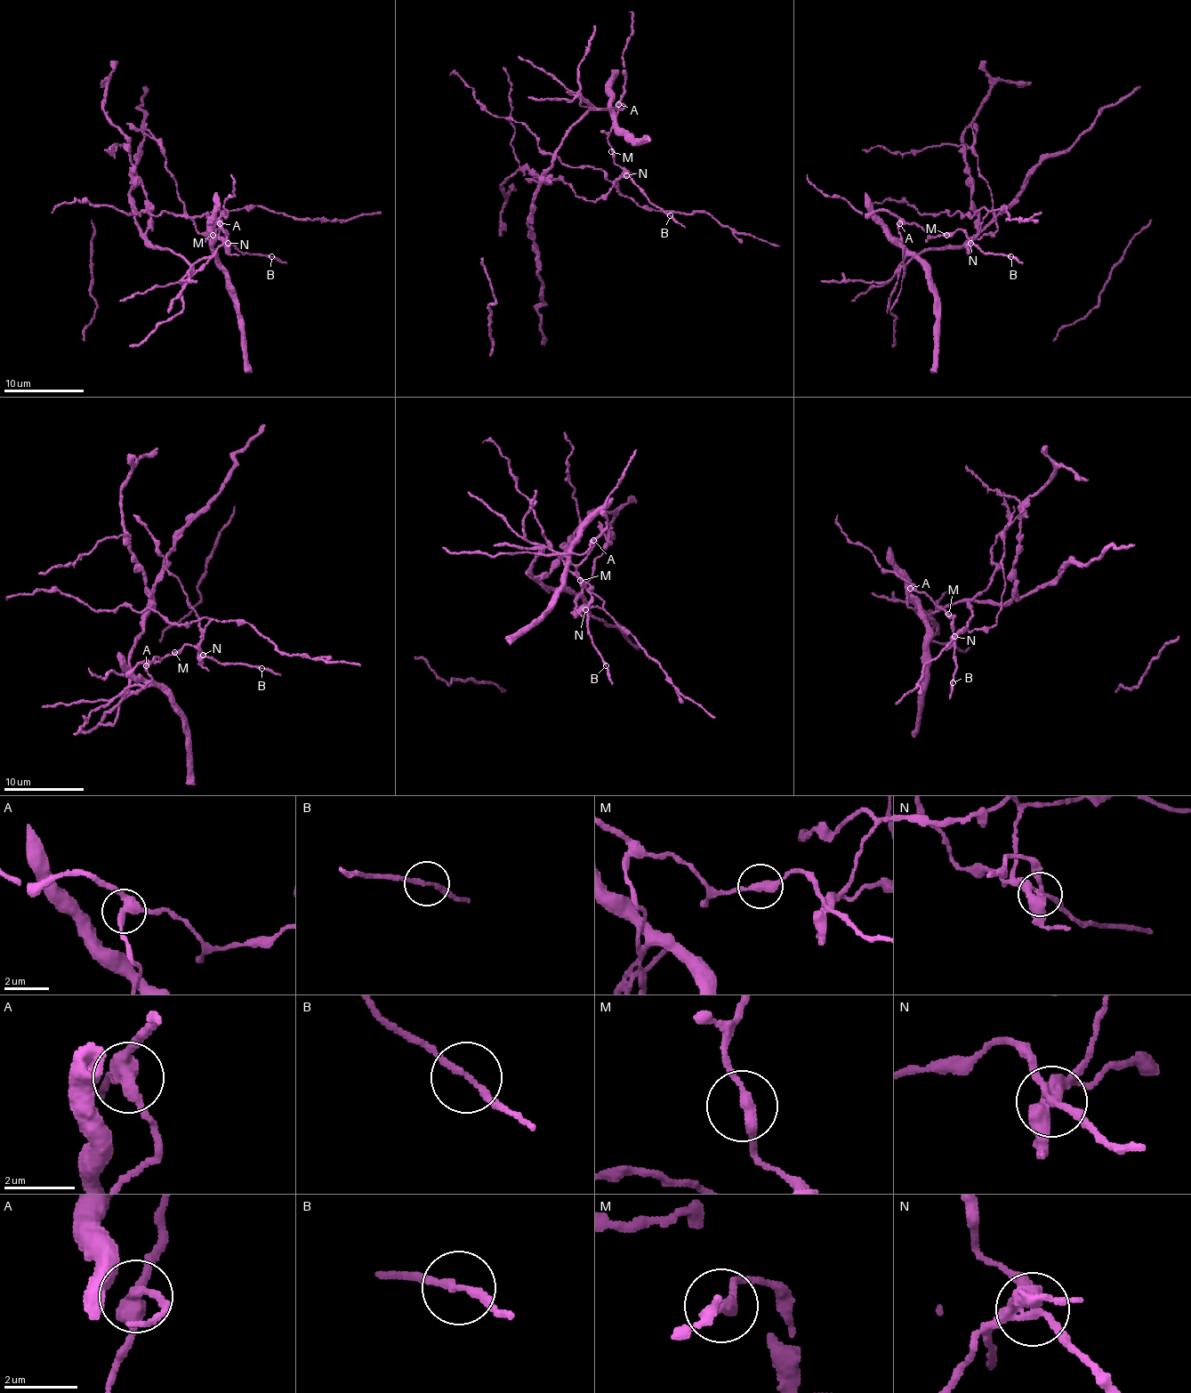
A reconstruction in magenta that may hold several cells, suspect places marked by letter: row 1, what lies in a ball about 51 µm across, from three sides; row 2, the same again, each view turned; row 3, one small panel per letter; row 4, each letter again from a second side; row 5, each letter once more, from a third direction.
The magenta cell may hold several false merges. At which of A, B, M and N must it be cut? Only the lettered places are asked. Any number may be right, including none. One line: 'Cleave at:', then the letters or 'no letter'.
Cleave at: A, N

